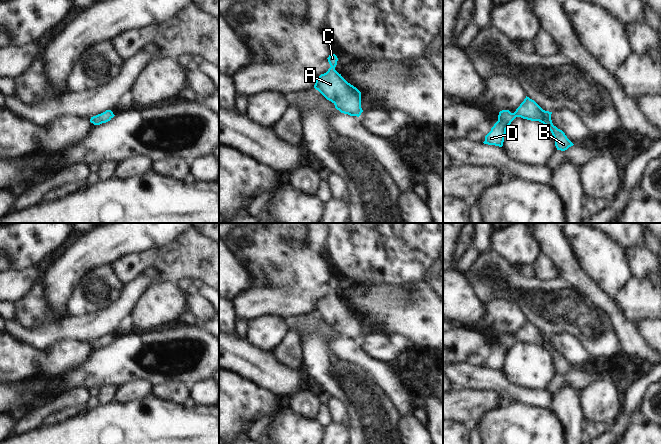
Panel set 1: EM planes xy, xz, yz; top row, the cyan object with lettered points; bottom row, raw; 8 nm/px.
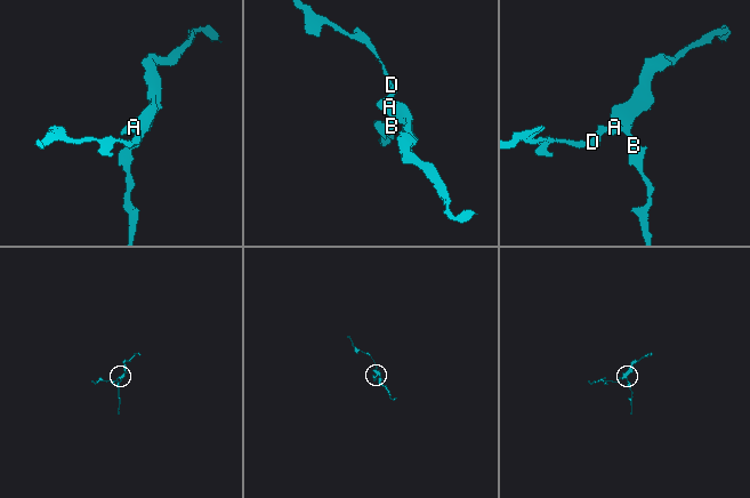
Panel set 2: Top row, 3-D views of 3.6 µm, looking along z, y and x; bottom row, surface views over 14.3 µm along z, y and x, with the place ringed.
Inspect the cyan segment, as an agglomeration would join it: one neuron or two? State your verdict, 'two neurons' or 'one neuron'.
one neuron

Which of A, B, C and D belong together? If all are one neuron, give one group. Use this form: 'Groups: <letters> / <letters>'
Groups: A B C D

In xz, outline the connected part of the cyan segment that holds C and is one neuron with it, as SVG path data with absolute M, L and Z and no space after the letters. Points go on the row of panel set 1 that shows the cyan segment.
M330 54L327 59L331 67L317 78L314 88L341 113L359 117L363 112L361 92L335 70L338 61L335 54Z

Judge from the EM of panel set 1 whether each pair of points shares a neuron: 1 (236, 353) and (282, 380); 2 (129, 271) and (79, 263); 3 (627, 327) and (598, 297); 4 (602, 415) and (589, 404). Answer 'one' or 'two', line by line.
1: one
2: two
3: one
4: one

